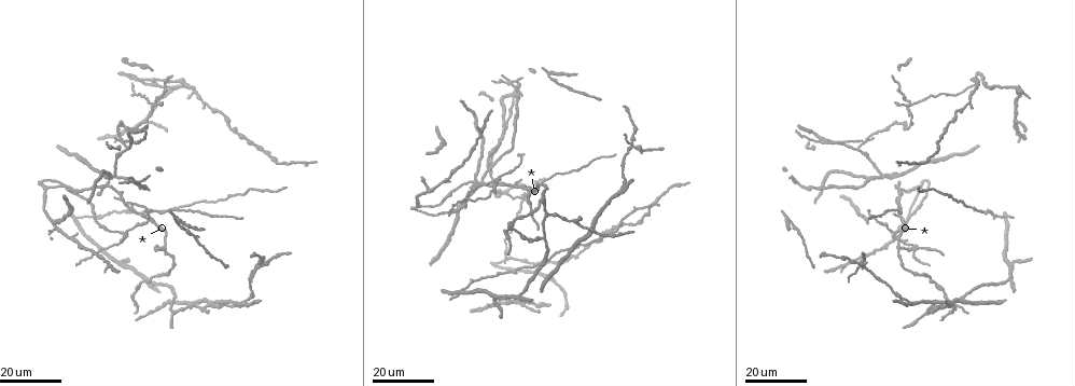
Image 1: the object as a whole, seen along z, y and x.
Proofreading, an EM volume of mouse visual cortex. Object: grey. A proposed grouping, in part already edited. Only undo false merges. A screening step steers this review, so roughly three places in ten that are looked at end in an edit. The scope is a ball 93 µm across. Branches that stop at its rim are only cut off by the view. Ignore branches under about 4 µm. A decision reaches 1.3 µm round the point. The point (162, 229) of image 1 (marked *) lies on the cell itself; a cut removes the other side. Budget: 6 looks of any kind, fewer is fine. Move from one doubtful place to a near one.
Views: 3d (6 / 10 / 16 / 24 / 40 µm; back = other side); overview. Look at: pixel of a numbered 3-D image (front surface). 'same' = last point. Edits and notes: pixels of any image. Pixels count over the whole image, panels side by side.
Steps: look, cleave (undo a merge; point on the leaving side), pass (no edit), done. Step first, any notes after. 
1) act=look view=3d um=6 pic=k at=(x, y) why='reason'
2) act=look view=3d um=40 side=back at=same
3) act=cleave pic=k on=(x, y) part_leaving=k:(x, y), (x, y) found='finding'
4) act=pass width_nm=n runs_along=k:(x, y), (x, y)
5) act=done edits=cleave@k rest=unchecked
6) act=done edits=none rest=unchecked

act=look view=3d um=24 pic=1 at=(127, 233) why='two arms in line, one across'

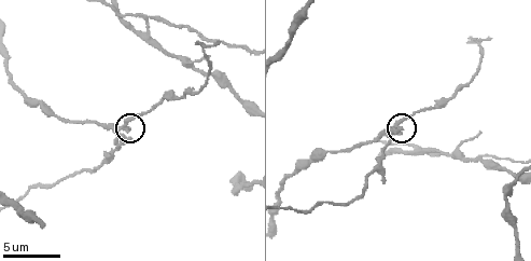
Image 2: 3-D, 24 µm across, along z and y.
act=look view=3d um=6 pic=2 at=(125, 129)

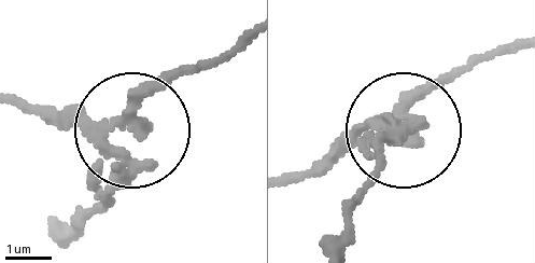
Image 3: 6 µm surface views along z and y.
act=pass arms=3 runs_along=3:(16, 101), (128, 125), (197, 67) found='one cell here'

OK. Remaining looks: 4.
act=look view=3d um=10 pic=2 at=(146, 16) why='three-way junction'

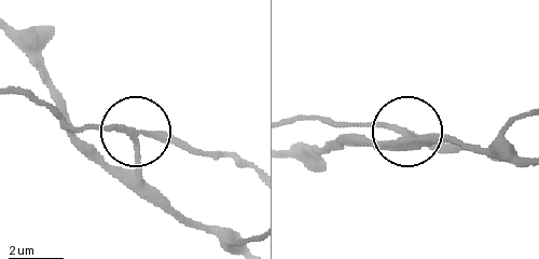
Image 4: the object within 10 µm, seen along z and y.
act=pass runs_along=4:(230, 249), (188, 223), (139, 168), (139, 133), (199, 147) found='continuous, no second cell'

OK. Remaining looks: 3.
act=look view=3d um=24 pic=1 at=(910, 105)

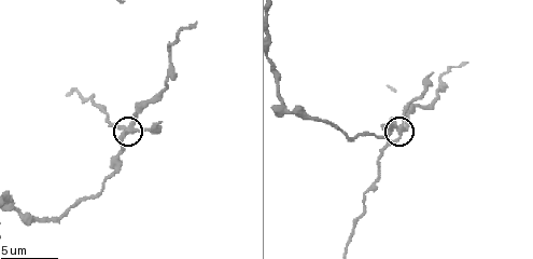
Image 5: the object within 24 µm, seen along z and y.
act=look view=3d um=10 pic=5 at=(400, 132) why='zoom in'

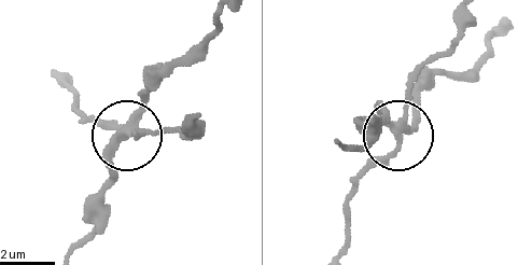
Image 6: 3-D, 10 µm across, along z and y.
act=pass side_arm_um=29 arms=4 found='one cell here'

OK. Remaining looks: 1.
act=done edits=none rest=unchecked

